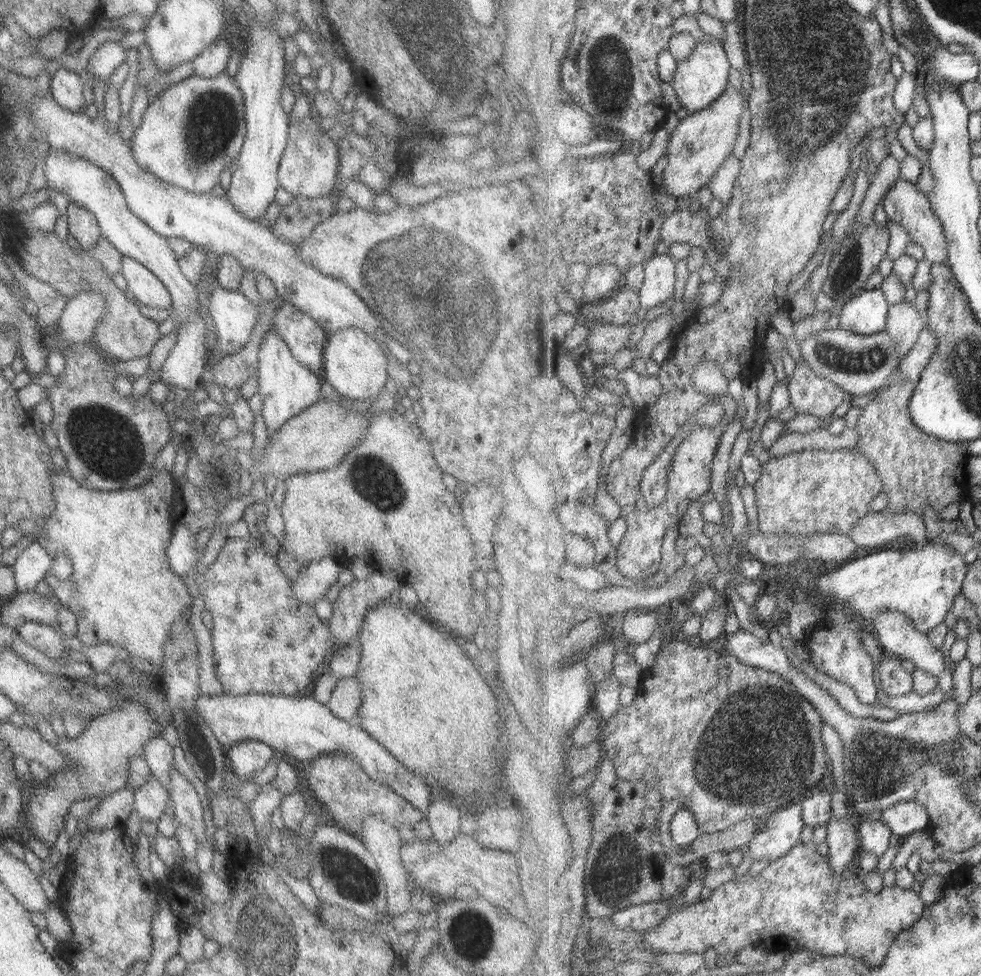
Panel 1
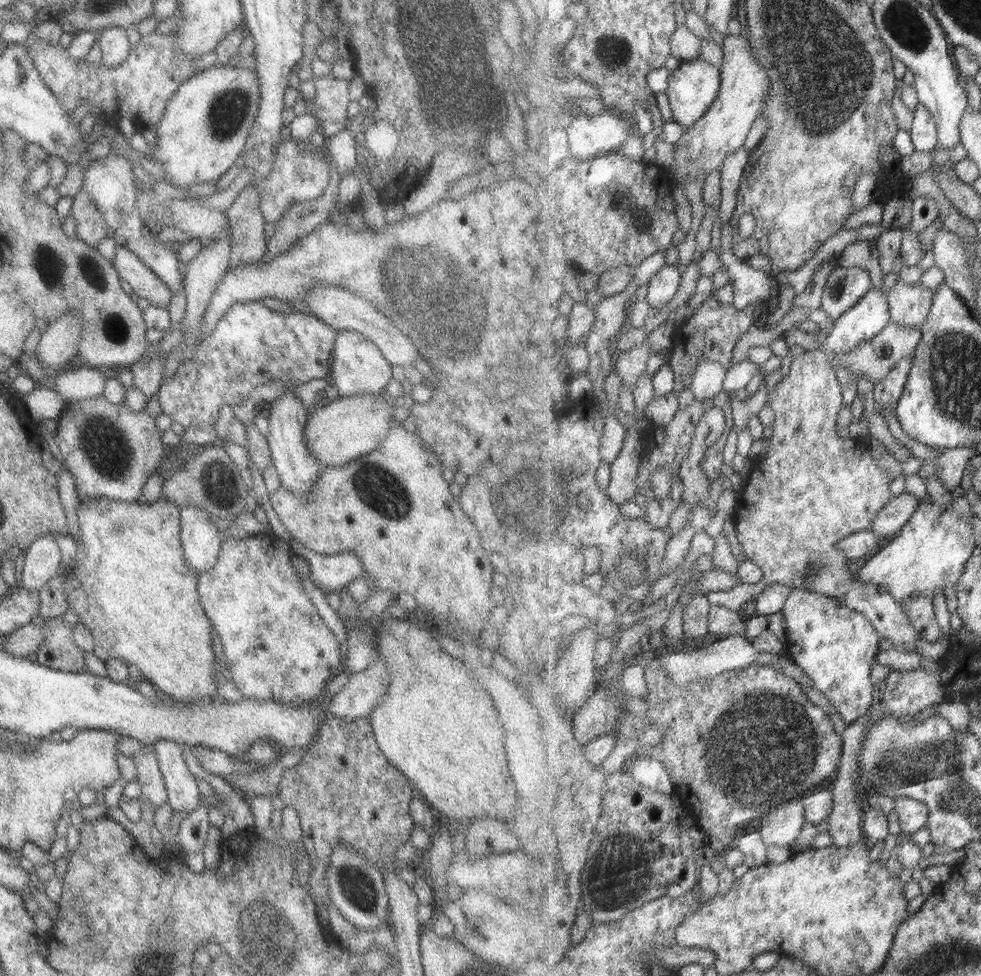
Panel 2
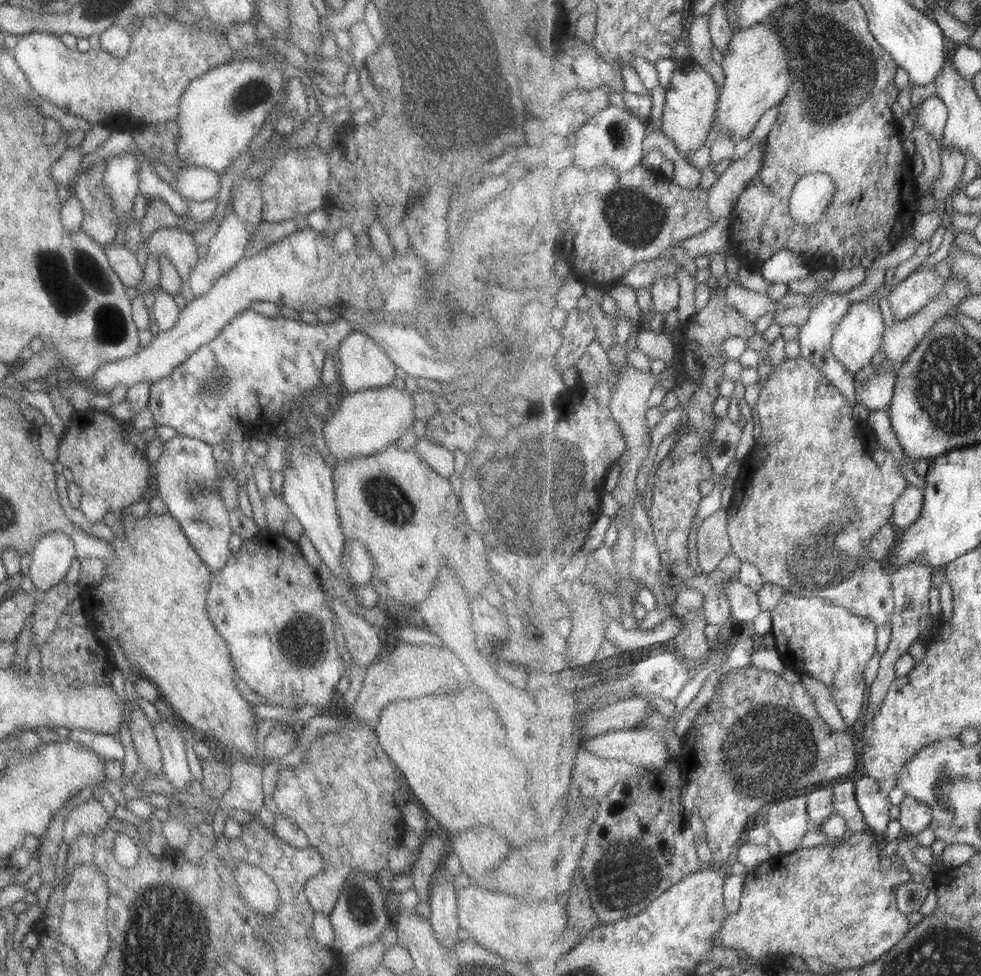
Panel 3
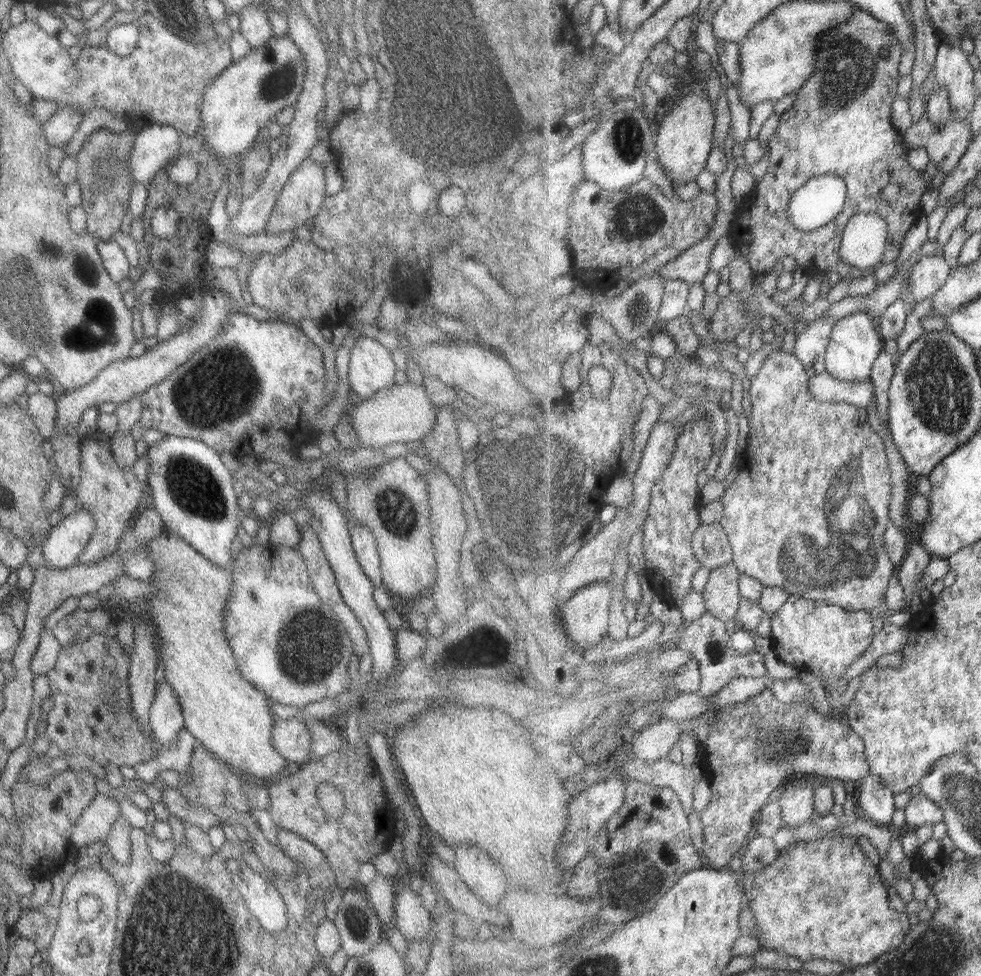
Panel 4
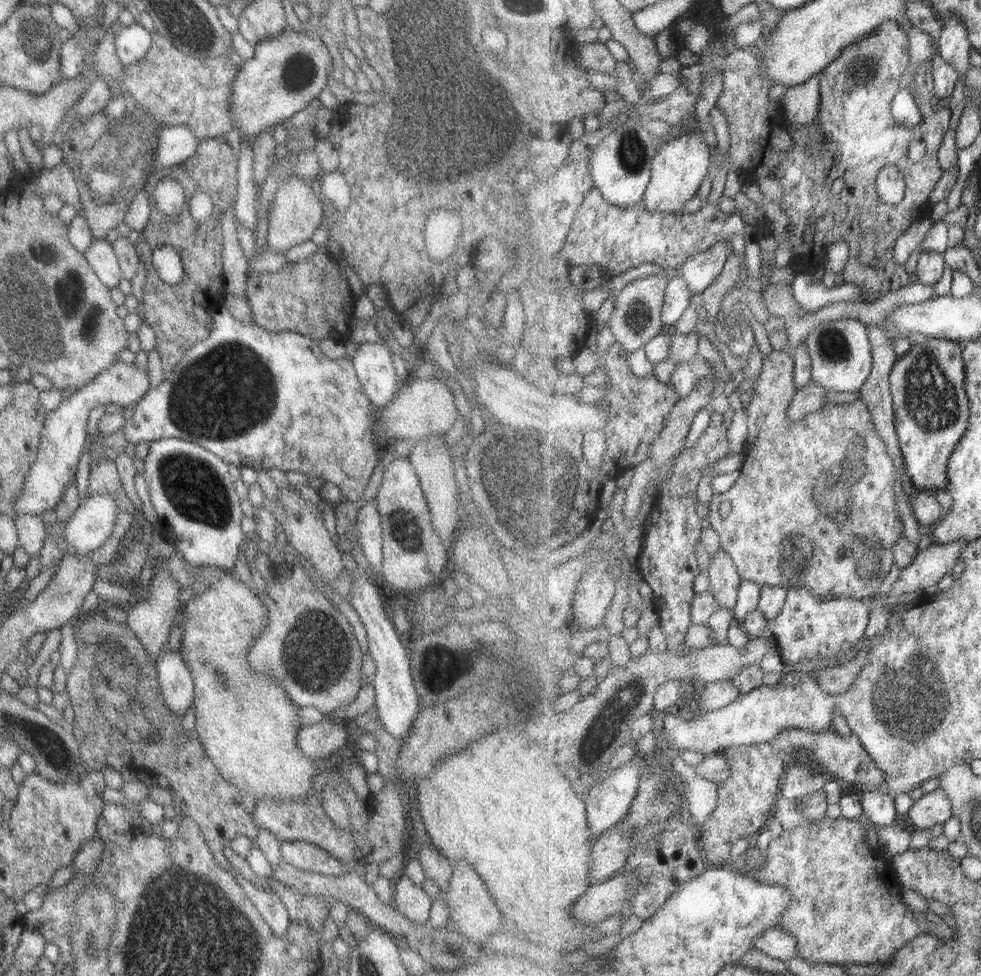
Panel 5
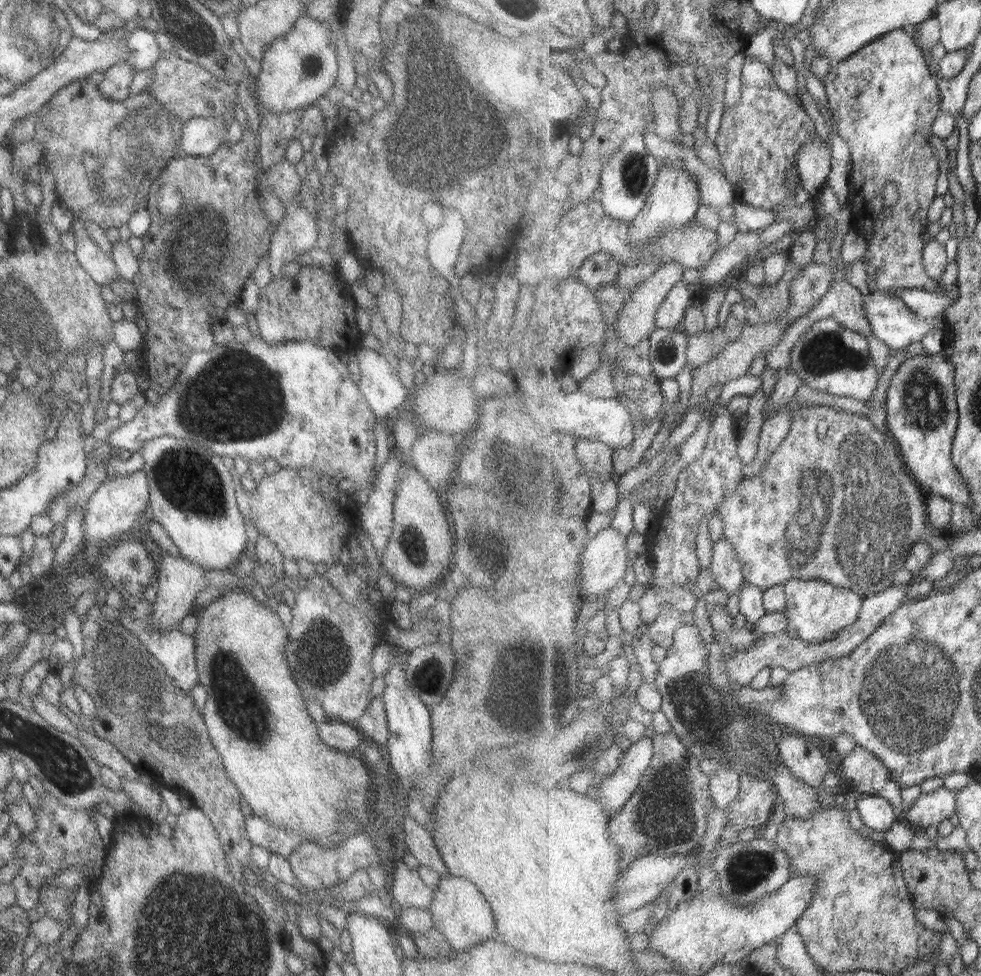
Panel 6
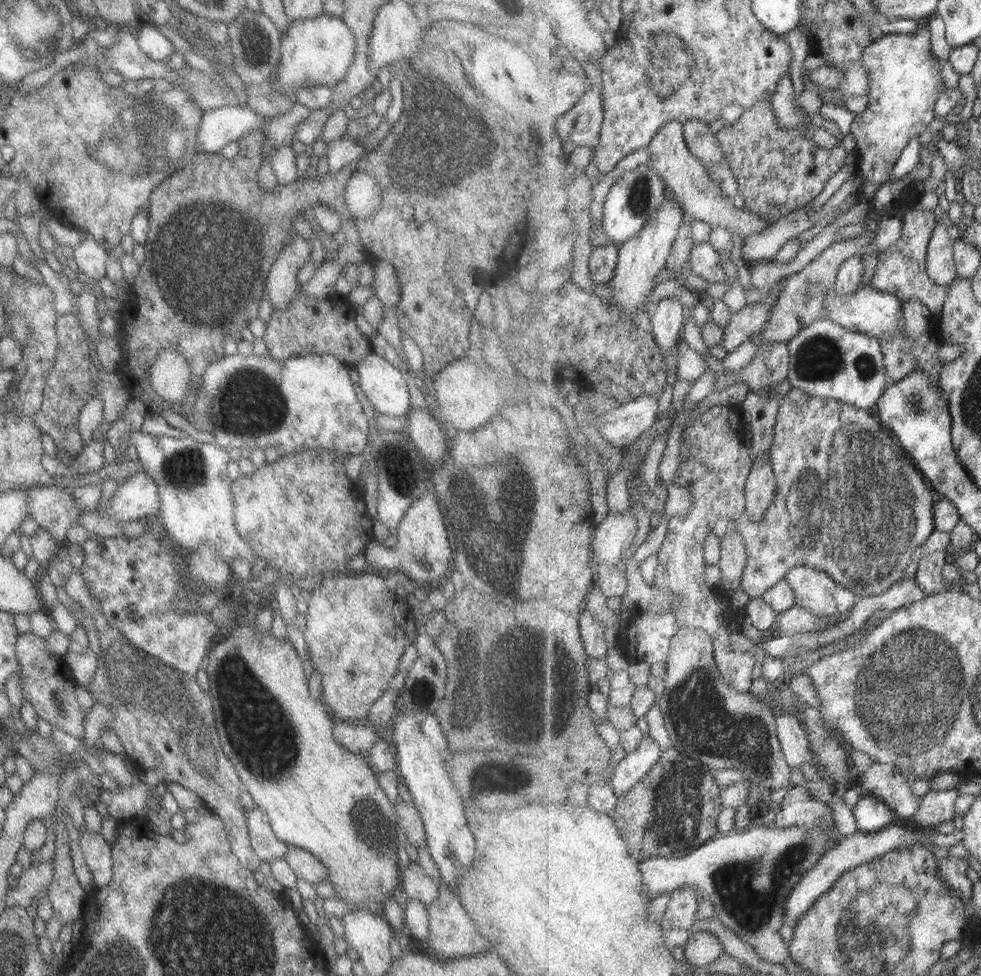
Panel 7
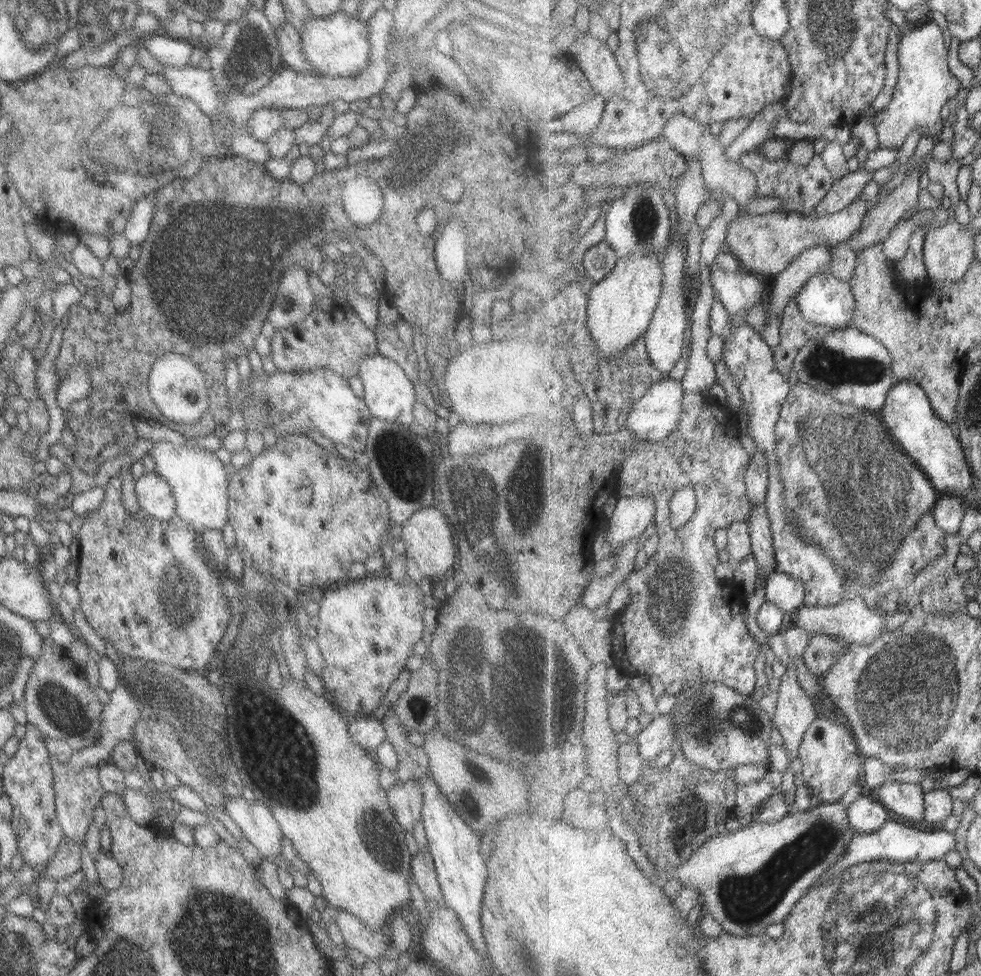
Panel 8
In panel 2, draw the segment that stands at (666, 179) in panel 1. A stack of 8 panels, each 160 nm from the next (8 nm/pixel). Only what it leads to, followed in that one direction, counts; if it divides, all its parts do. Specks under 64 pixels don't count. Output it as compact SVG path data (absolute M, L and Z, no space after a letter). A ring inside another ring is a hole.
M743 36L724 37L720 56L724 63L721 69L722 85L707 114L692 128L685 129L682 138L675 144L672 166L683 175L687 184L702 174L711 174L721 169L727 155L744 147L755 121L763 116L765 101L769 96L771 83L769 75L752 47L750 38Z

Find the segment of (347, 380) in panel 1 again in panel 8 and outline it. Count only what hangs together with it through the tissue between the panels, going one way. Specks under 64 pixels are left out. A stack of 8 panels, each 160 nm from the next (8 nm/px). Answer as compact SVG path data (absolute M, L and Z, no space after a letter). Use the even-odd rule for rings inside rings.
M378 354L365 356L359 362L357 377L363 385L363 403L372 418L405 427L412 426L413 406L418 399L412 388L412 382L405 377L404 372L395 362Z

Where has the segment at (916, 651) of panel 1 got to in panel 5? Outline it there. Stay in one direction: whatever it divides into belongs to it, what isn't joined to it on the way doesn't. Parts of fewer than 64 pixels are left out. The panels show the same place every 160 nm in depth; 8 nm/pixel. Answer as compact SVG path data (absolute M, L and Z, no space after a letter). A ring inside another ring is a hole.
M765 350L761 371L752 389L748 406L745 408L747 416L749 416L747 418L749 436L747 436L747 446L744 452L746 457L744 465L739 471L739 479L737 479L731 490L712 495L708 509L709 526L713 527L720 534L722 548L732 556L744 581L755 582L755 584L759 584L762 587L769 585L785 587L786 589L807 587L814 595L819 595L826 599L829 597L871 599L878 594L879 588L883 586L885 575L896 565L894 547L904 537L904 526L900 519L895 490L897 466L893 464L891 456L887 454L886 442L877 432L872 414L862 398L849 404L842 404L841 406L829 404L818 412L803 416L801 420L788 418L786 412L797 390L794 383L794 374L795 358L792 356L792 351L772 352Z

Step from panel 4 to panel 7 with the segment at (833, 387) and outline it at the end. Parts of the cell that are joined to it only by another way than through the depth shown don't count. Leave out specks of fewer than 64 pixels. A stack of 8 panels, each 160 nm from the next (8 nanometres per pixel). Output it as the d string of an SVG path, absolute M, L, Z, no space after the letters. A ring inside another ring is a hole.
M771 450L759 461L753 460L753 469L746 484L746 512L750 519L762 522L766 516L766 510L776 499L778 480L771 467Z

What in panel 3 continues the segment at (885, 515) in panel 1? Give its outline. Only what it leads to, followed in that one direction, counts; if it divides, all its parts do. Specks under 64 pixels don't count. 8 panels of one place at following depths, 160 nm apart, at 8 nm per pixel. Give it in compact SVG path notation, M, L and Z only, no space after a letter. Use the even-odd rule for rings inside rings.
M908 485L894 504L893 524L900 530L908 529L919 520L924 507L924 490Z

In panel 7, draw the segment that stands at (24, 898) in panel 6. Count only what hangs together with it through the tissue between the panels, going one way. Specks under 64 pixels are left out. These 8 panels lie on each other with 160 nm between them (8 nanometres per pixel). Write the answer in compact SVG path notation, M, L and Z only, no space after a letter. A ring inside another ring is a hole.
M85 828L79 831L79 848L96 888L105 887L111 881L112 858L110 845L99 834L91 834Z

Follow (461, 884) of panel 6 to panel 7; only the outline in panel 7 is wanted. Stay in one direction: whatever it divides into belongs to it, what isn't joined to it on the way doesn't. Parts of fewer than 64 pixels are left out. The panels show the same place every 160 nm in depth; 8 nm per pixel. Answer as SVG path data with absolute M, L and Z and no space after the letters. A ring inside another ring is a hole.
M441 883L438 885L438 895L431 904L426 905L428 918L428 933L425 938L427 949L436 960L447 960L461 956L476 956L489 952L489 943L477 932L475 925L461 906L457 894L453 894Z

